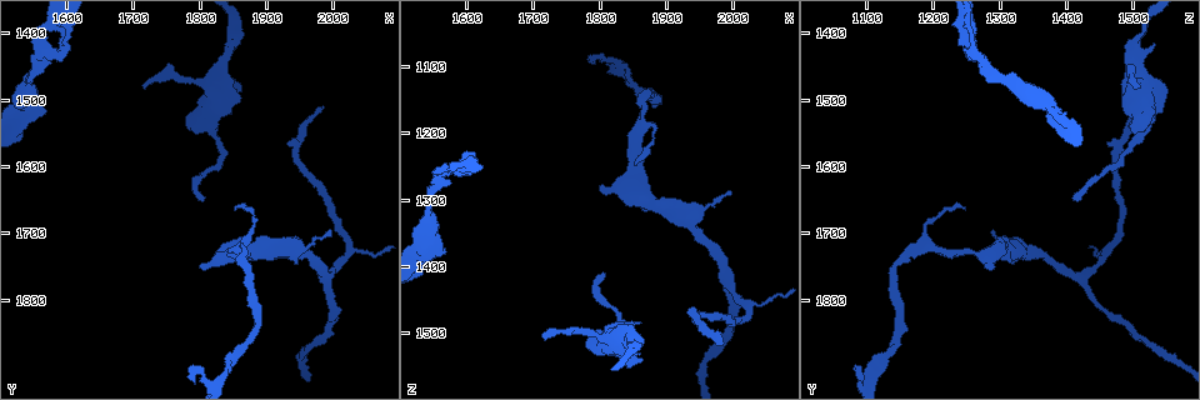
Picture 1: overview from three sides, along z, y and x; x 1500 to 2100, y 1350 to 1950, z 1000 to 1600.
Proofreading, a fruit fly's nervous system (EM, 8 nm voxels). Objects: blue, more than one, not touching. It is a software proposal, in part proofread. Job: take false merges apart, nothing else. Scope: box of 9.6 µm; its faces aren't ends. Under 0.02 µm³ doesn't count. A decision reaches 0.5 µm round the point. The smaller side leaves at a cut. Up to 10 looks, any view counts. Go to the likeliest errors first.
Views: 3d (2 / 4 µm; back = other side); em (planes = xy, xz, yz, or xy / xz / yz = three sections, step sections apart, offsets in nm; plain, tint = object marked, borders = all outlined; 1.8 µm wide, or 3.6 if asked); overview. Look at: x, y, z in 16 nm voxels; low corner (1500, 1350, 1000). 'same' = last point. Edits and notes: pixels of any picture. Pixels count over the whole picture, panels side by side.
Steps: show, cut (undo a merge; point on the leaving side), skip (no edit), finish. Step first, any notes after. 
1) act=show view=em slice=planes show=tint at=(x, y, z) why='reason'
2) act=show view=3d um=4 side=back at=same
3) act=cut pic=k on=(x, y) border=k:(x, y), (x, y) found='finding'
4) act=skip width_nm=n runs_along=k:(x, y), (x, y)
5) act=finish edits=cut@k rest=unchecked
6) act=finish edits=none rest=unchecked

act=show view=3d um=2 at=(1830, 1920, 1095) why='sharp bend'

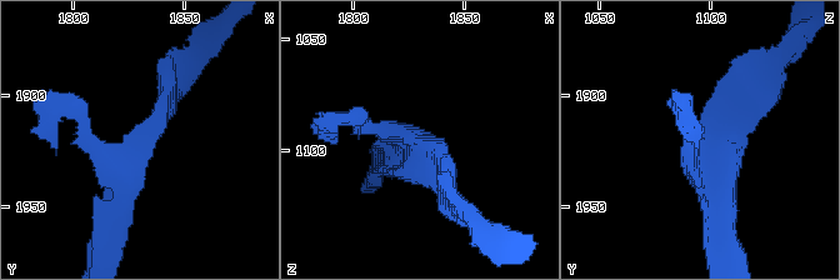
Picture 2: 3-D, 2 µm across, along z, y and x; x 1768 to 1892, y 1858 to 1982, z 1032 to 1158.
act=show view=em slice=planes show=plain at=(1831, 1921, 1098)

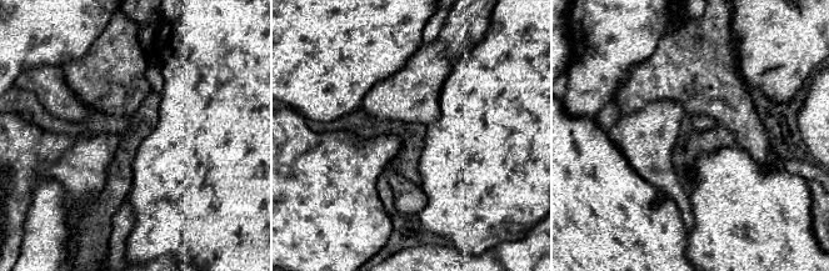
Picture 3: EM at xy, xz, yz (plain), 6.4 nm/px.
act=show view=em slice=planes show=tint at=same why='with the object marked'

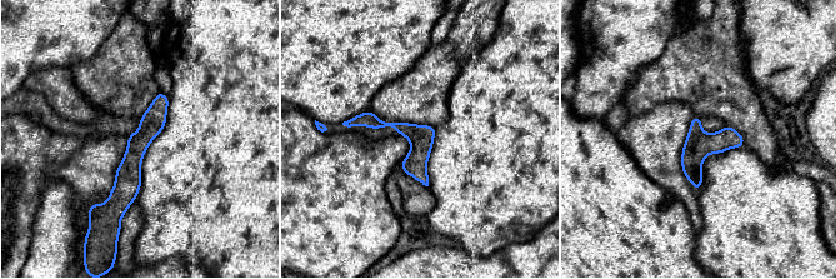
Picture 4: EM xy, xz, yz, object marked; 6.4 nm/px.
act=skip width_nm=160 runs_along=4:(161, 96), (133, 157), (121, 212) found='all the same cell'

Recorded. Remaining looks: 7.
act=show view=em slice=planes show=tint at=(1560, 1430, 1260) why='arms run side by side'

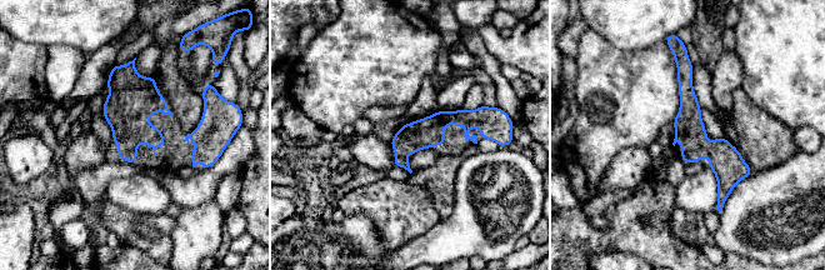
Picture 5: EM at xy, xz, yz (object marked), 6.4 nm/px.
act=skip runs_along=5:(684, 63), (689, 129), (723, 163), (719, 206) found='one cell here'

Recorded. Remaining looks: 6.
act=show view=3d um=4 at=(1810, 1530, 1510) why='calibre changes'

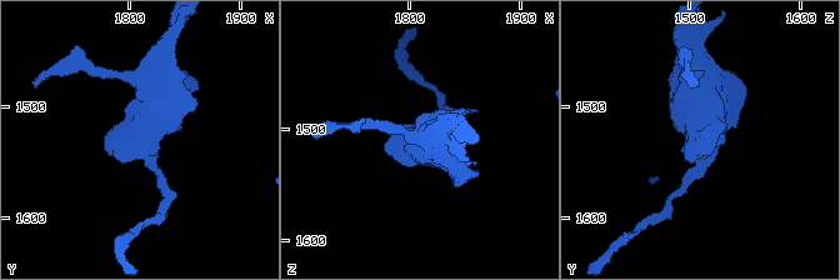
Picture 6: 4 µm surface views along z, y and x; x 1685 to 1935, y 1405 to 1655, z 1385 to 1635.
act=show view=em slice=planes show=plain at=(1812, 1536, 1506) why='need the tissue'

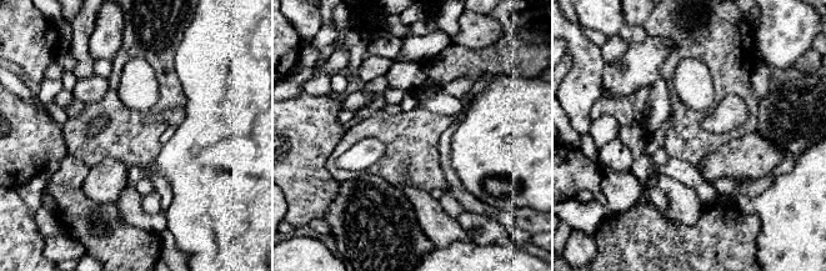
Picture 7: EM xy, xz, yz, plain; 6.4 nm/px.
act=show view=em slice=planes show=tint at=same why='with the object marked'

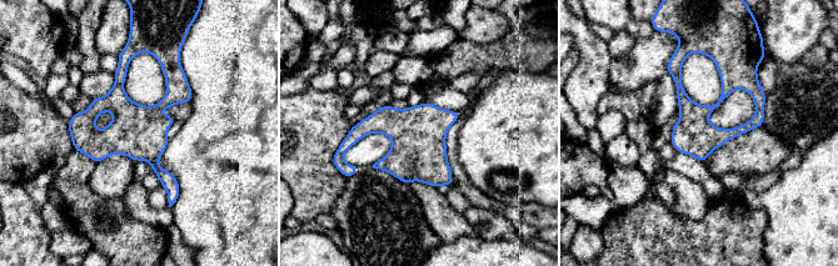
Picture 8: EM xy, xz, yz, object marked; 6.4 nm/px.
act=skip runs_along=8:(125, 58), (119, 104), (170, 199) found='continuous, no second cell'

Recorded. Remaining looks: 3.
act=show view=em slice=yz step=8 show=tint at=(1540, 1520, 1385) why='sudden change in width'

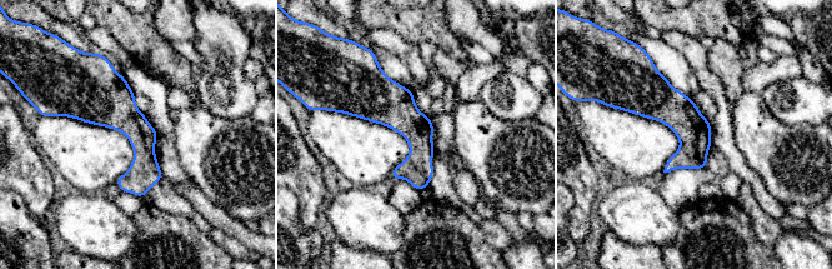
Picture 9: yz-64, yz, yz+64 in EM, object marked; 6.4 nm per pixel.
act=show view=em slice=planes show=tint at=same

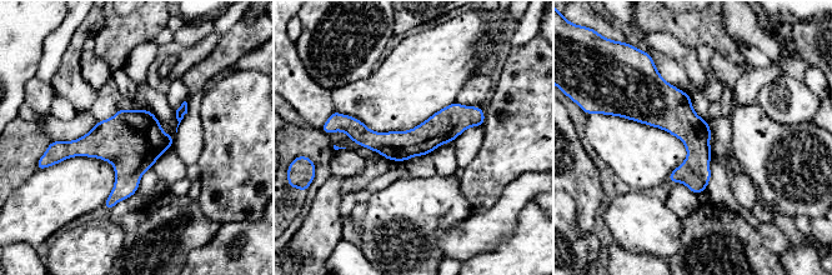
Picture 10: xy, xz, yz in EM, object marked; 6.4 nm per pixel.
act=skip found='continuous, no second cell'

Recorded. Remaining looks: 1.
act=finish edits=none rest=unchecked

